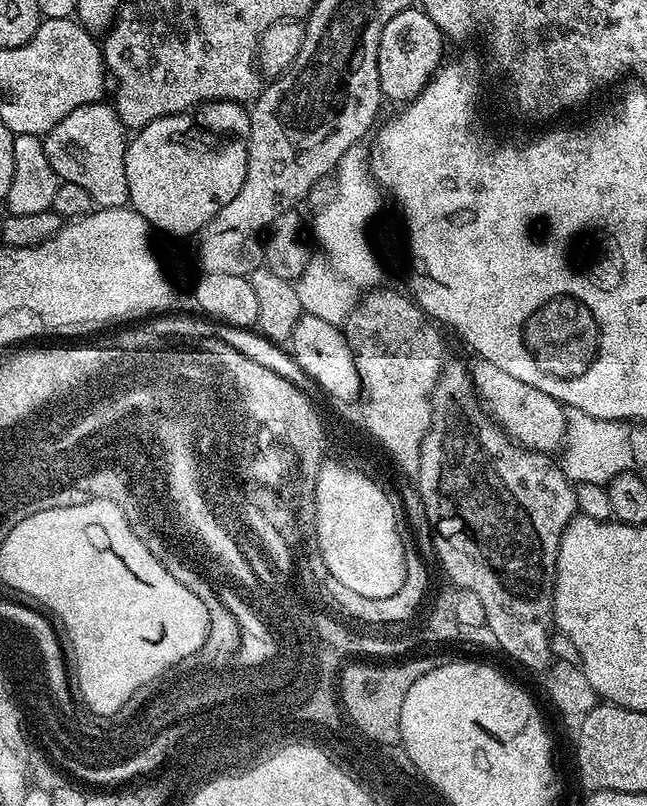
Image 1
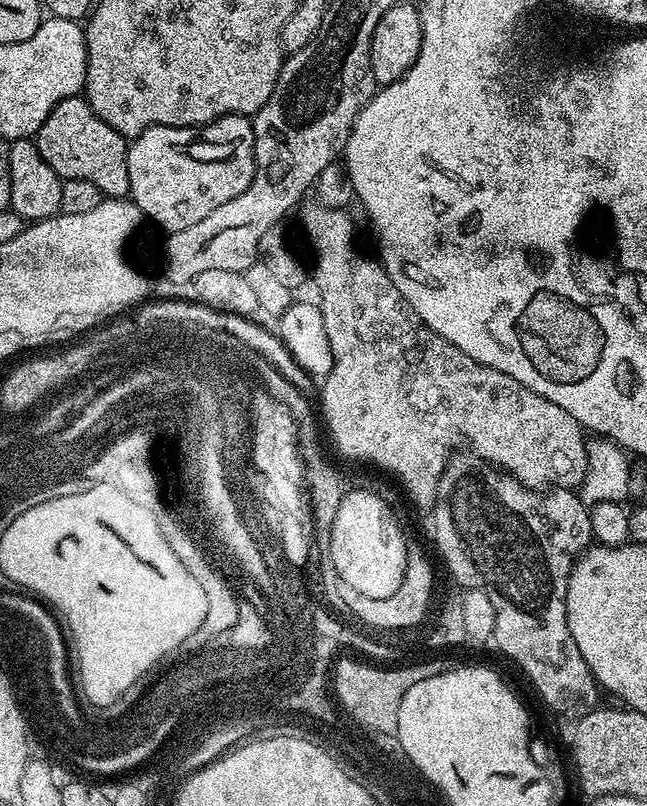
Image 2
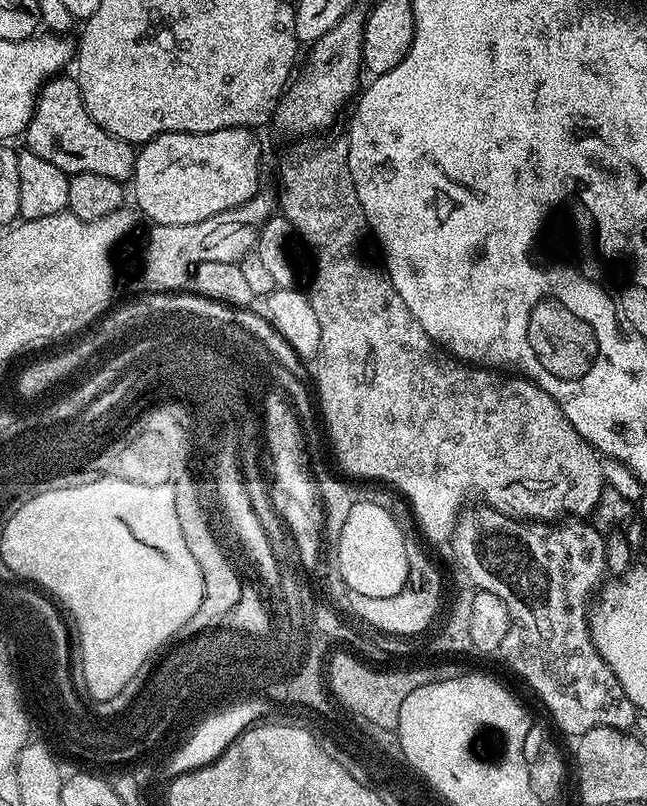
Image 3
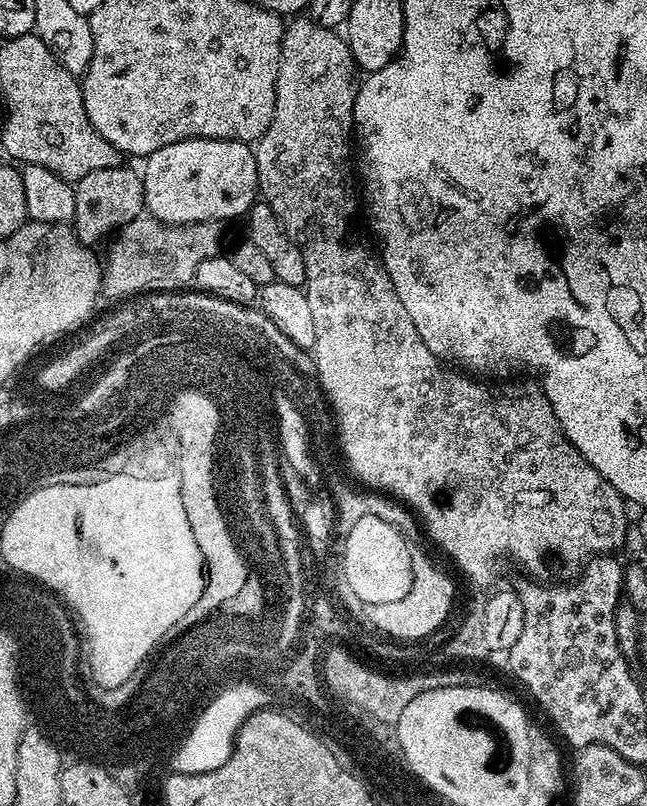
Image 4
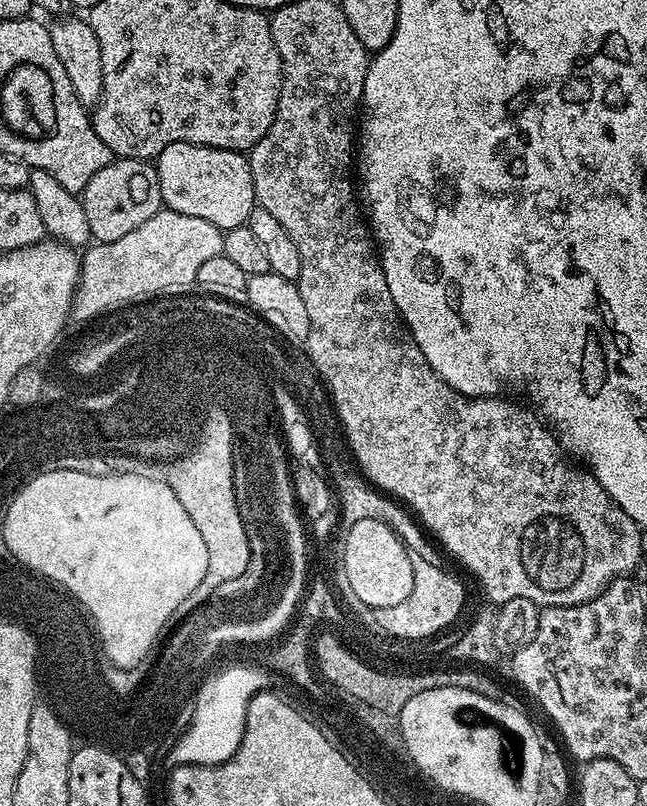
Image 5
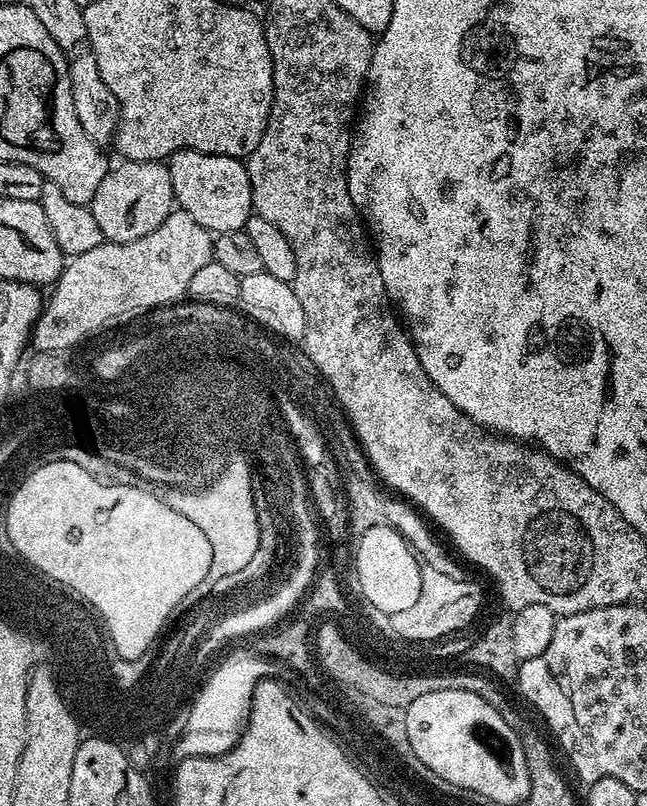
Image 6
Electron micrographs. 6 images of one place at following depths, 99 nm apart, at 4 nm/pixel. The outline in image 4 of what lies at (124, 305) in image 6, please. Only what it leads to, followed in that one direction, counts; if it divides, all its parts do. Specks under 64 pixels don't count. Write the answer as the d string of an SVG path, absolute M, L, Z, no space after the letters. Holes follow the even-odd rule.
M142 214L120 229L111 241L108 260L102 264L102 288L112 296L131 298L145 292L175 292L192 284L198 262L221 255L220 228L216 222L207 224L161 224Z

